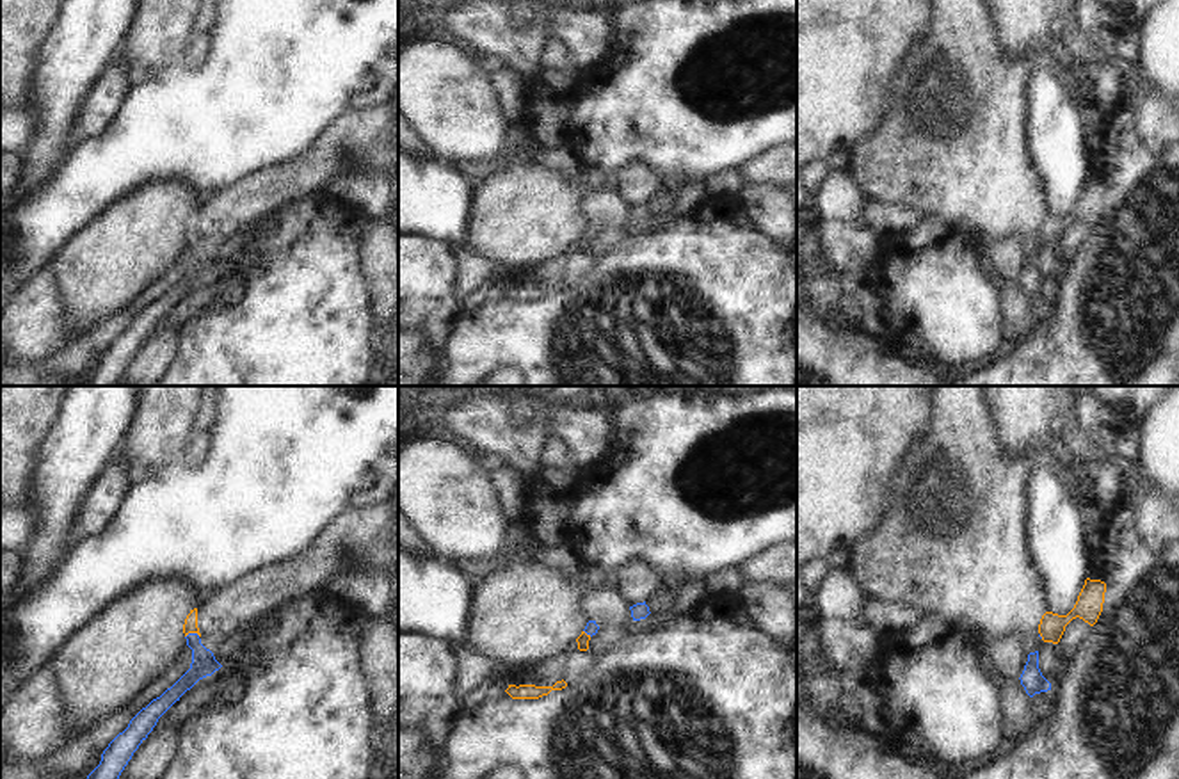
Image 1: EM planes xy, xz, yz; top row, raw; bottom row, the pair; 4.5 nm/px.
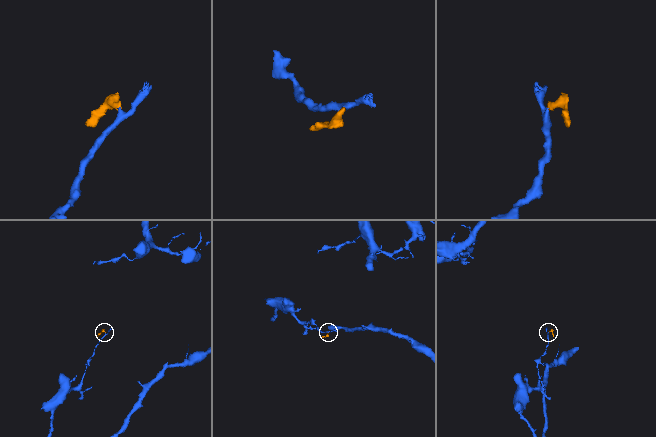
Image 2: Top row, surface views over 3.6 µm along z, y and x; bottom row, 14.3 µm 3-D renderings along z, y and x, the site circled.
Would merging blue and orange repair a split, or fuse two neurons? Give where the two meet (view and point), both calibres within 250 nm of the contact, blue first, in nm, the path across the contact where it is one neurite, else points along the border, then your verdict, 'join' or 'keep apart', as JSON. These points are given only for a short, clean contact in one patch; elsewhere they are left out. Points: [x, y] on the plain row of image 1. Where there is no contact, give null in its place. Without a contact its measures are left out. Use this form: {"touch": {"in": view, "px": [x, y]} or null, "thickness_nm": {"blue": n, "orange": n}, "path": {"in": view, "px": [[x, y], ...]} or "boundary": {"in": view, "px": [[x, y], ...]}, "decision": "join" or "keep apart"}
{"touch": {"in": "xy", "px": [192, 235]}, "thickness_nm": {"blue": 110, "orange": 60}, "path": {"in": "xy", "px": [[203, 265], [192, 235], [191, 224]]}, "decision": "join"}

